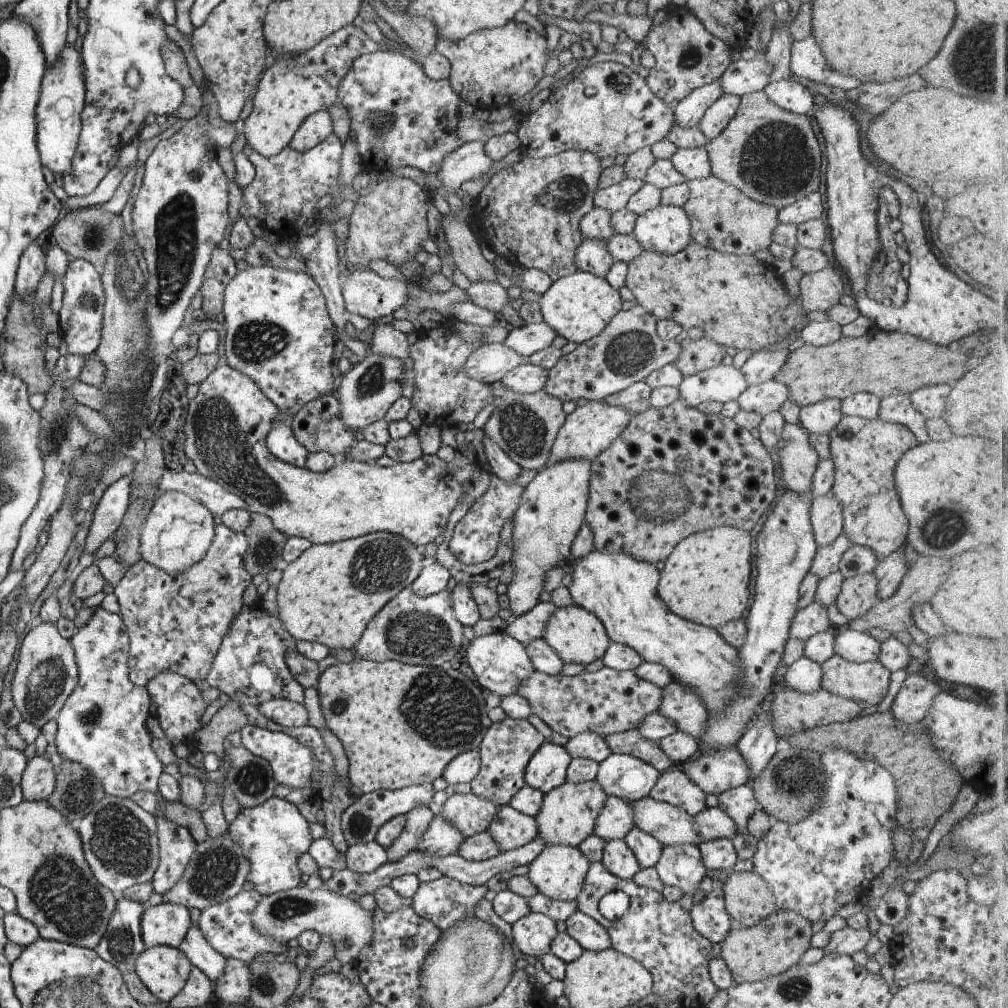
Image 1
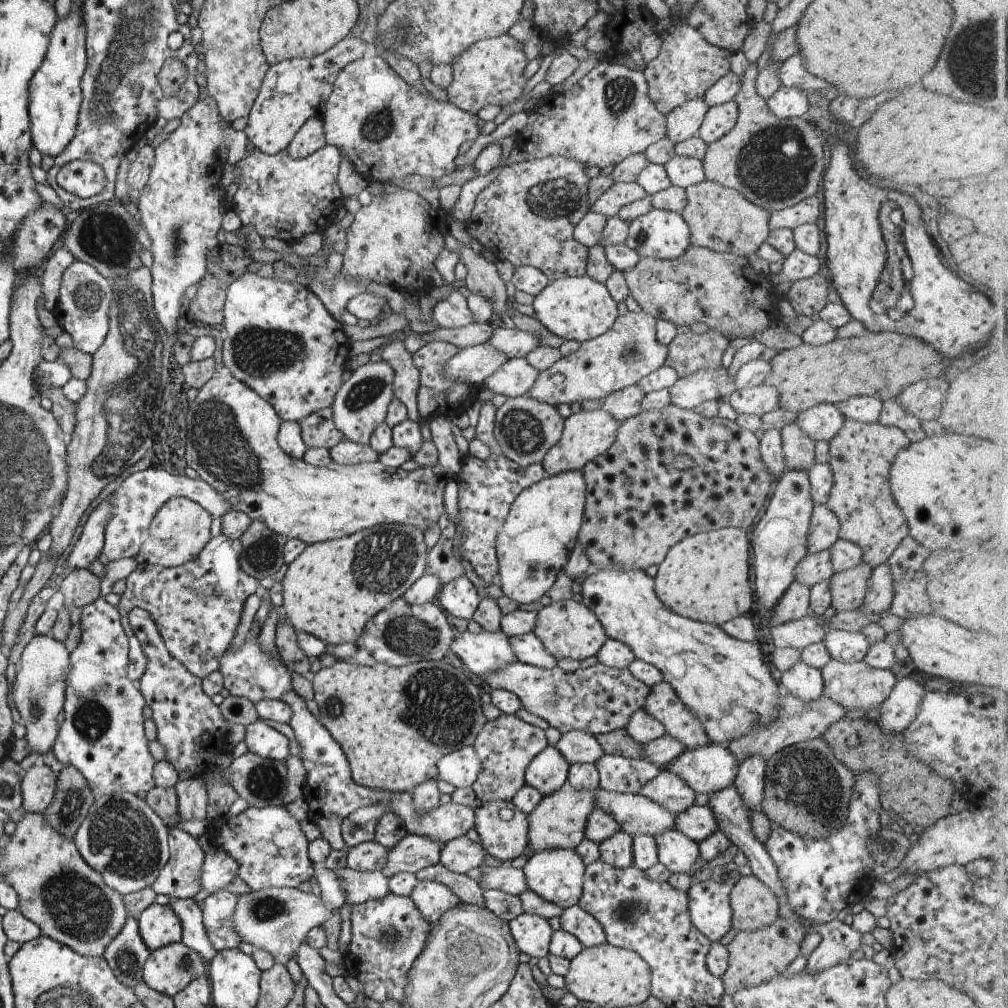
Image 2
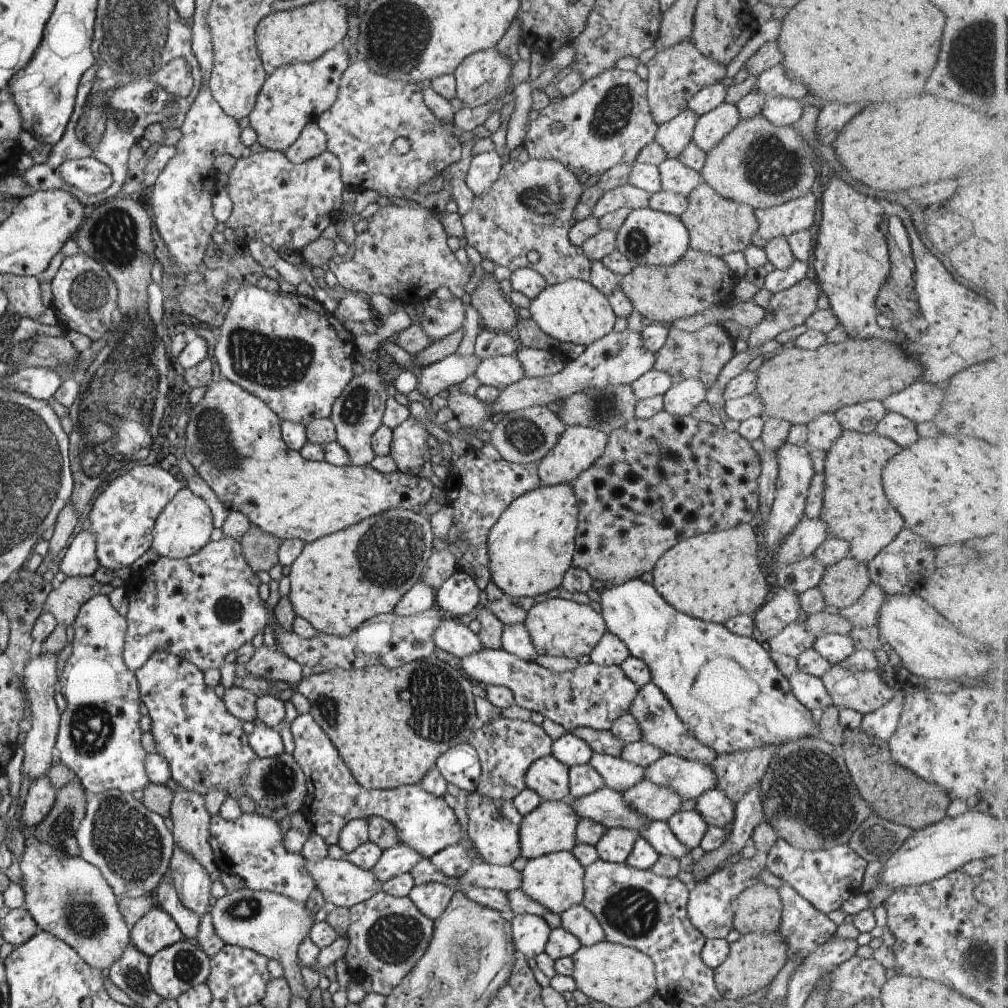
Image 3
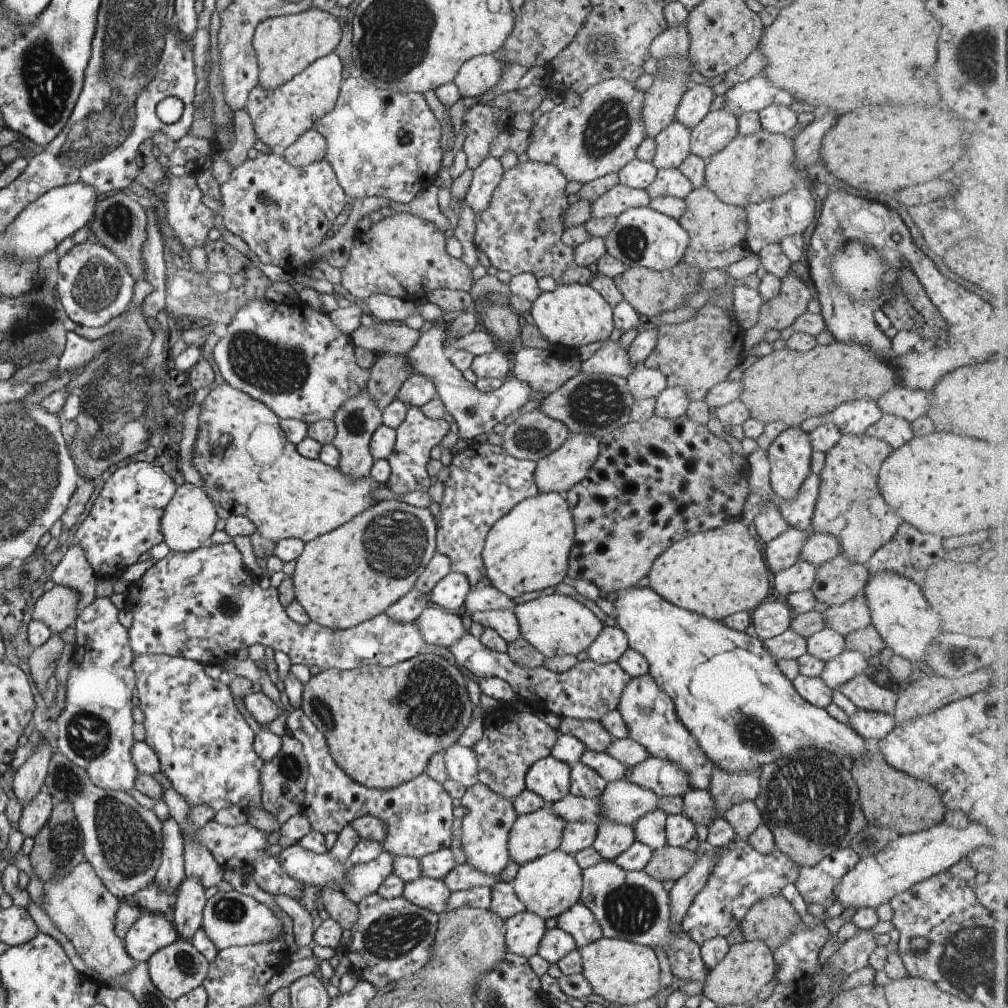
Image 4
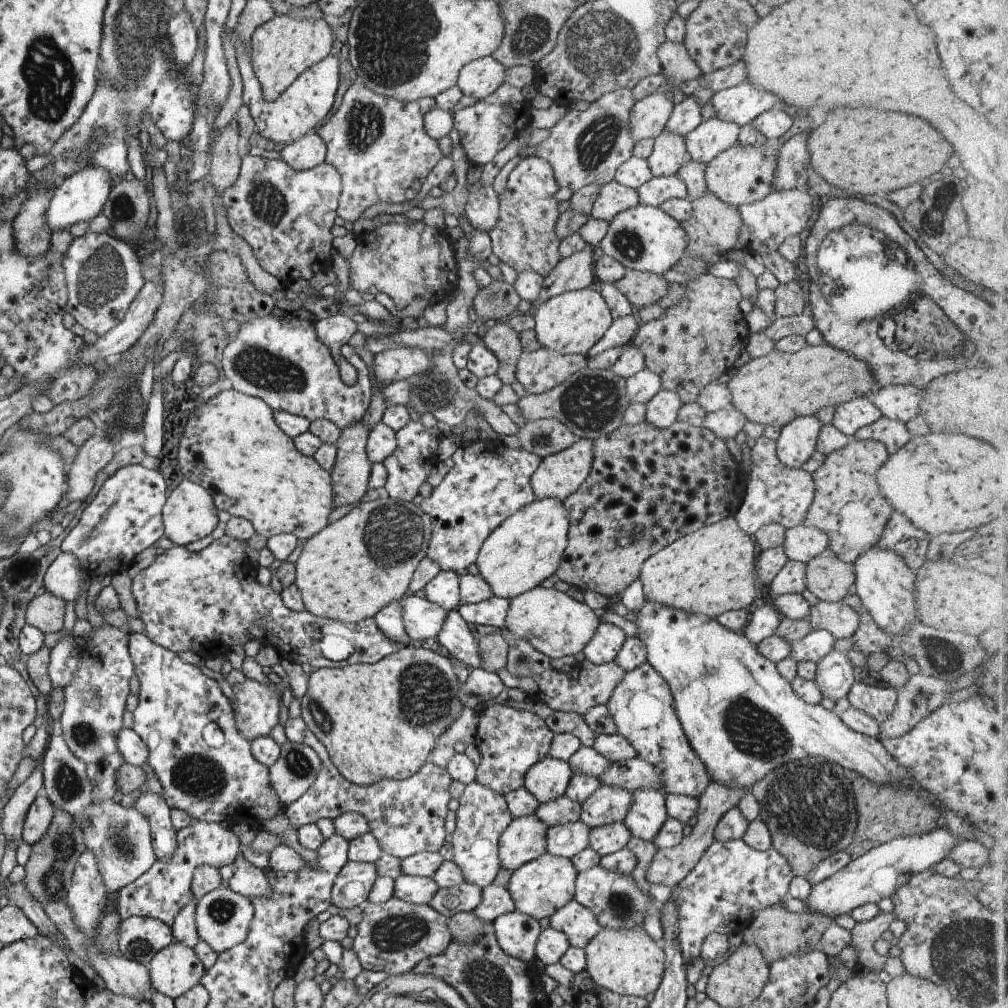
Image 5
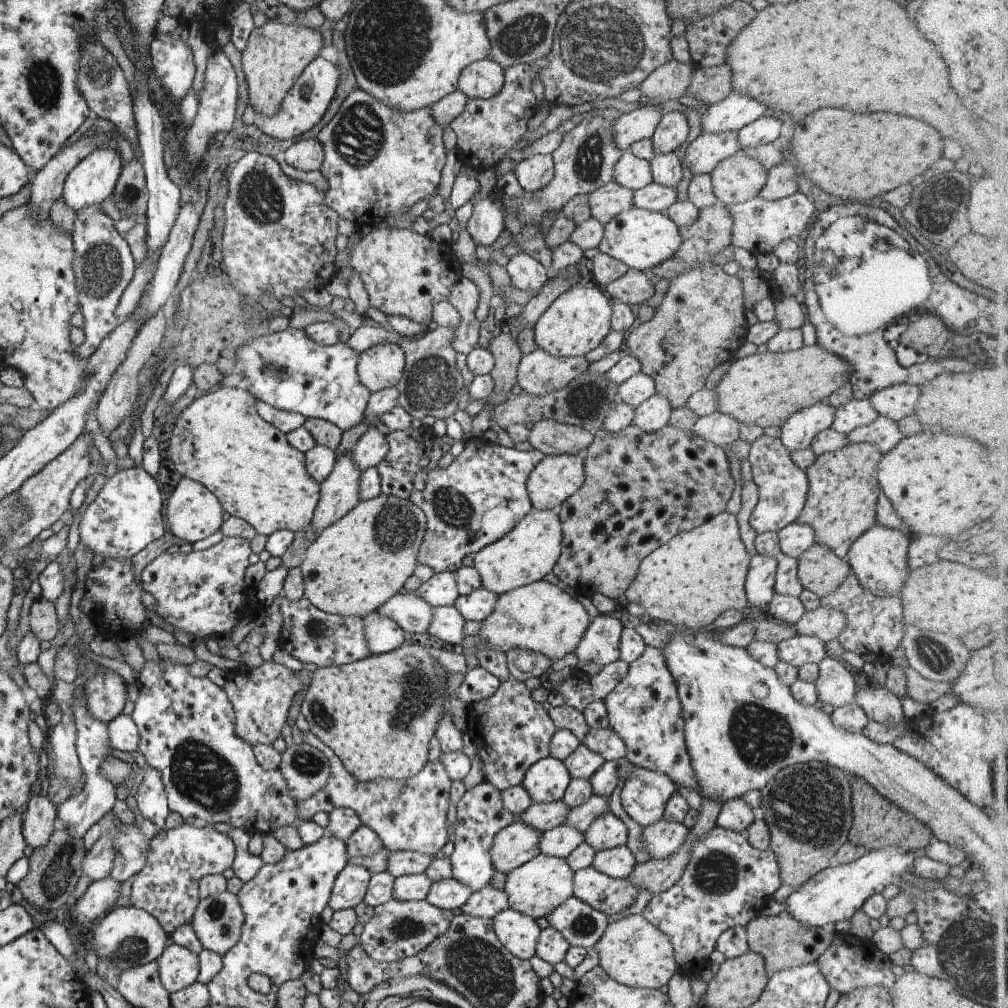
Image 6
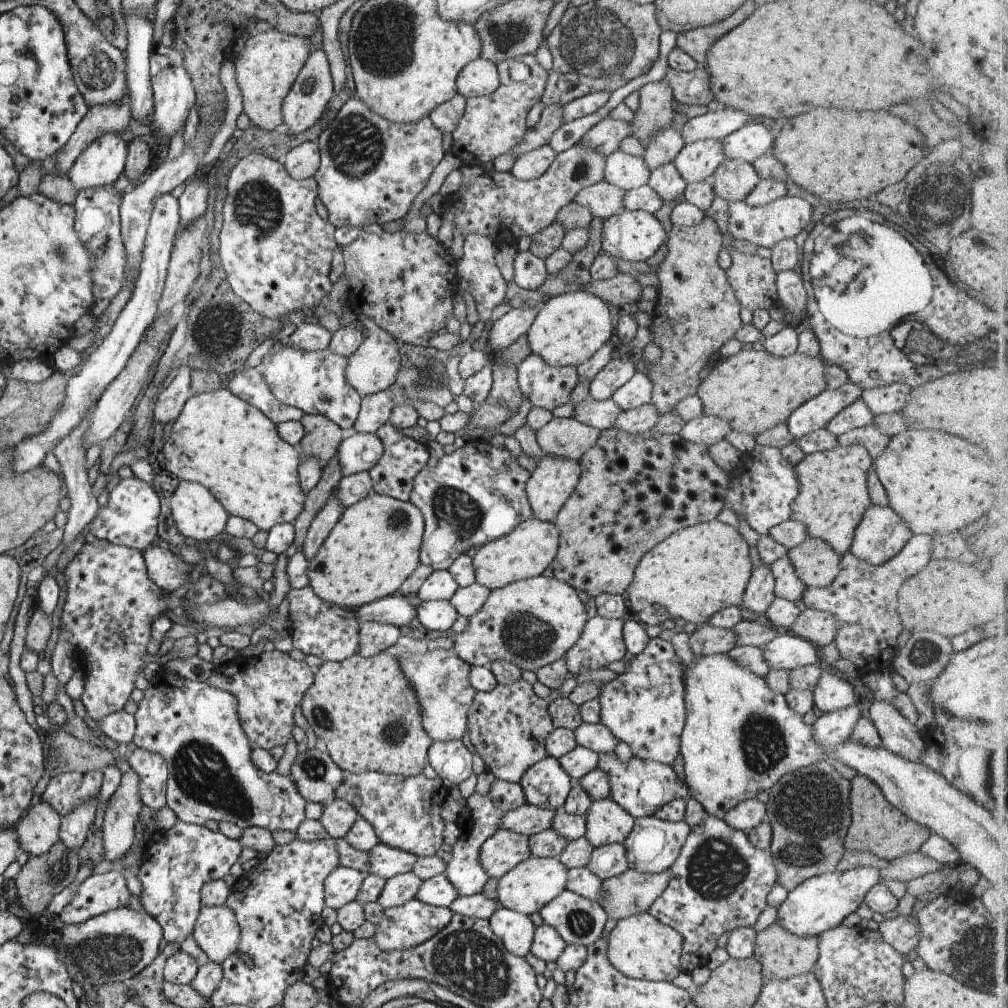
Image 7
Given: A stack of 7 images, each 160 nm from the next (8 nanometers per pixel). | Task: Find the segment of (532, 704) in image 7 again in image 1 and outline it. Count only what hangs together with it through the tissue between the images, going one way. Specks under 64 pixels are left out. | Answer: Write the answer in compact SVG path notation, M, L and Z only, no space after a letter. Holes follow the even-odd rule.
M507 717L492 724L478 751L481 757L481 768L476 778L470 782L472 793L492 800L500 807L509 805L511 799L525 786L526 766L544 742L544 736L528 720Z

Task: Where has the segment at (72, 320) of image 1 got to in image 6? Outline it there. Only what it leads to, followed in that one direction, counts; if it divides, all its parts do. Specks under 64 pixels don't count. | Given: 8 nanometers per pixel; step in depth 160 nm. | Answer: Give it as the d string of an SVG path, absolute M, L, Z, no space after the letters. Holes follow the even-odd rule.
M88 206L77 212L72 234L74 247L73 269L77 279L77 287L81 292L82 315L84 315L84 334L86 341L76 350L78 358L89 358L122 324L116 318L116 308L120 304L120 296L126 290L126 284L132 282L136 264L132 260L128 242L114 228L114 221L108 214L100 210L100 206Z

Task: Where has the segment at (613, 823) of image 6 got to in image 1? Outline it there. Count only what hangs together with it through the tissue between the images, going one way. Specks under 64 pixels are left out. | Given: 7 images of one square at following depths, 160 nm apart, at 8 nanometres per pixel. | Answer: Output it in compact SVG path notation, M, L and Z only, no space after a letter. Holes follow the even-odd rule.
M623 839L608 841L603 849L602 864L617 878L631 881L641 870L632 850Z

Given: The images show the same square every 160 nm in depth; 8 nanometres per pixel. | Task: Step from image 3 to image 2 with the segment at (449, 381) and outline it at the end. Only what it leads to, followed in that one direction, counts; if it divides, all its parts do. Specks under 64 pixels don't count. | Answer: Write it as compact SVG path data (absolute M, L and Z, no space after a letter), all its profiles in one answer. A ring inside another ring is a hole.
M487 343L460 349L446 364L446 375L450 380L484 384L484 380L500 370L509 357Z

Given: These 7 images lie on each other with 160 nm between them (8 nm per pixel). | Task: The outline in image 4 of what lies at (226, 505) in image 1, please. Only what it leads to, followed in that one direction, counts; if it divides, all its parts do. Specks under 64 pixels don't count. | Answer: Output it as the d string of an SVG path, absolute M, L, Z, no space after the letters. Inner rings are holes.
M131 462L111 475L74 536L74 544L83 548L96 577L117 579L122 570L163 541L161 518L176 489L174 480L158 463Z

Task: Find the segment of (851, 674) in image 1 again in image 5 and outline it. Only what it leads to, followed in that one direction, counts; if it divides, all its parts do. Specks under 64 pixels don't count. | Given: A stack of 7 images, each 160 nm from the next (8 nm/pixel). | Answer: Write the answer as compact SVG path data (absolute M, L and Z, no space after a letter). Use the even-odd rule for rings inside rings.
M855 681L847 694L847 699L852 707L865 712L881 724L895 709L897 695L898 692L892 687L880 688Z

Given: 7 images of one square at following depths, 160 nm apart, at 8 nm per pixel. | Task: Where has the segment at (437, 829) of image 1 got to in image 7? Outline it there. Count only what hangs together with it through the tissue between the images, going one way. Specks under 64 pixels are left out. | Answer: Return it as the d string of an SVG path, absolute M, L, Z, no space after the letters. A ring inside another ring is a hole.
M336 867L323 882L325 906L338 910L352 902L357 897L365 876L352 867Z

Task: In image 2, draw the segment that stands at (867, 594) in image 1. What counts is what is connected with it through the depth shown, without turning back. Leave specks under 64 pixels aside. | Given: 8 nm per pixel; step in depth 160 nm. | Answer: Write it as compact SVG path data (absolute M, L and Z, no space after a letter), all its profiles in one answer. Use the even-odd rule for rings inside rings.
M867 563L858 564L850 570L836 572L829 579L831 606L836 611L854 611L862 607L866 592L868 592L868 580L873 570Z

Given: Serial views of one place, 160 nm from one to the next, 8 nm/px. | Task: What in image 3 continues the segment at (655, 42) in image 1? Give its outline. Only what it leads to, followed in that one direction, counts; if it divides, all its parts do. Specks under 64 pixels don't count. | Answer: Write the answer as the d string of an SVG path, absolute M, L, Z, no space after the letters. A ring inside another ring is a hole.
M692 40L678 42L674 46L664 48L662 52L657 52L656 56L645 66L648 68L647 98L650 112L652 112L652 118L658 126L664 122L669 122L680 112L687 110L688 102L702 88L719 83L727 76L727 66L720 64L714 58L704 56L694 46Z

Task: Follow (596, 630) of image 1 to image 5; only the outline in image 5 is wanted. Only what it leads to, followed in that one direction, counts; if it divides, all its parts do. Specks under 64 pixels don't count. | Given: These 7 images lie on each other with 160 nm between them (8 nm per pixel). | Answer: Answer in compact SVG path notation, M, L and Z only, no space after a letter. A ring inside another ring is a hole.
M538 585L509 600L505 628L502 630L508 630L512 636L529 642L532 648L557 659L582 652L600 623L600 617L585 601L578 602L554 587Z

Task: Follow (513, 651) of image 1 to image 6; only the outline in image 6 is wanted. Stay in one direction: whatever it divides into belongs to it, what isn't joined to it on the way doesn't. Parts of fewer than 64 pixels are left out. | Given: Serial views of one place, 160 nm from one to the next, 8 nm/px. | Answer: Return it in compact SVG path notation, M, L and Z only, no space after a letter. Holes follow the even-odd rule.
M407 591L396 594L376 610L380 616L392 618L405 632L428 633L434 618L434 607L420 596Z

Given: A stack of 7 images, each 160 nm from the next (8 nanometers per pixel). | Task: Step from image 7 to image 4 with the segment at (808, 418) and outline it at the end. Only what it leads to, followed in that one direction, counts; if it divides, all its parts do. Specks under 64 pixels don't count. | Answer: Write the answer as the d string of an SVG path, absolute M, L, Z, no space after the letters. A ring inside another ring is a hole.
M786 427L769 446L770 484L787 503L794 500L799 486L811 473L813 451L809 433L802 427Z

